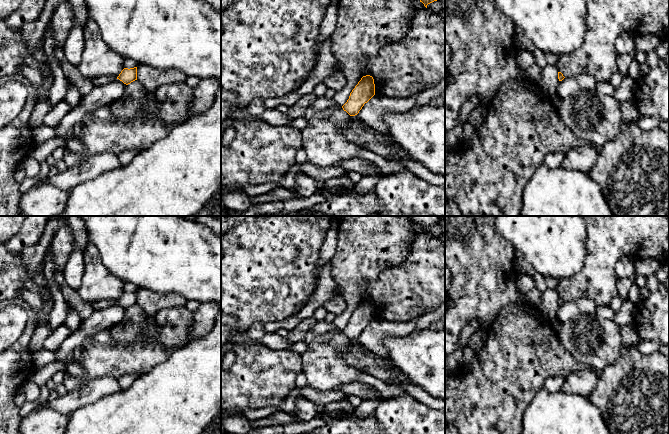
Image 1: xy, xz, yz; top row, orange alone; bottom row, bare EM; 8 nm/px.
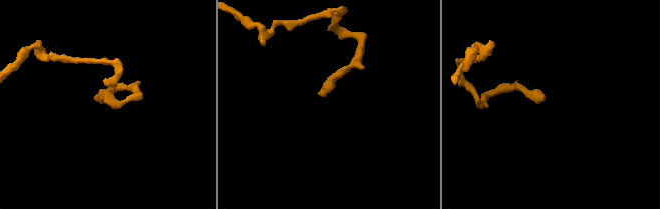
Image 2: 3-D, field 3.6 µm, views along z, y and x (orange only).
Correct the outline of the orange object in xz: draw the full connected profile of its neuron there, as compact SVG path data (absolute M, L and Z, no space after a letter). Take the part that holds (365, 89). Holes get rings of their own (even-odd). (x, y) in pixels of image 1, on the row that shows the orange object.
M370 75L363 76L350 93L349 99L342 108L350 116L355 116L374 95L375 84L373 77Z

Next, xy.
M137 67L130 68L130 69L124 68L119 74L119 76L117 77L117 79L122 81L126 85L137 80Z

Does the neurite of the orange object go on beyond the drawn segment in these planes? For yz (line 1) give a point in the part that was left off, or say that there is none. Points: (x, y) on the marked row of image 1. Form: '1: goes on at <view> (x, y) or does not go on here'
1: does not go on here

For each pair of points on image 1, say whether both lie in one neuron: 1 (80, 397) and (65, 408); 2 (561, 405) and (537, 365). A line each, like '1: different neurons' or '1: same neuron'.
1: same neuron
2: different neurons

